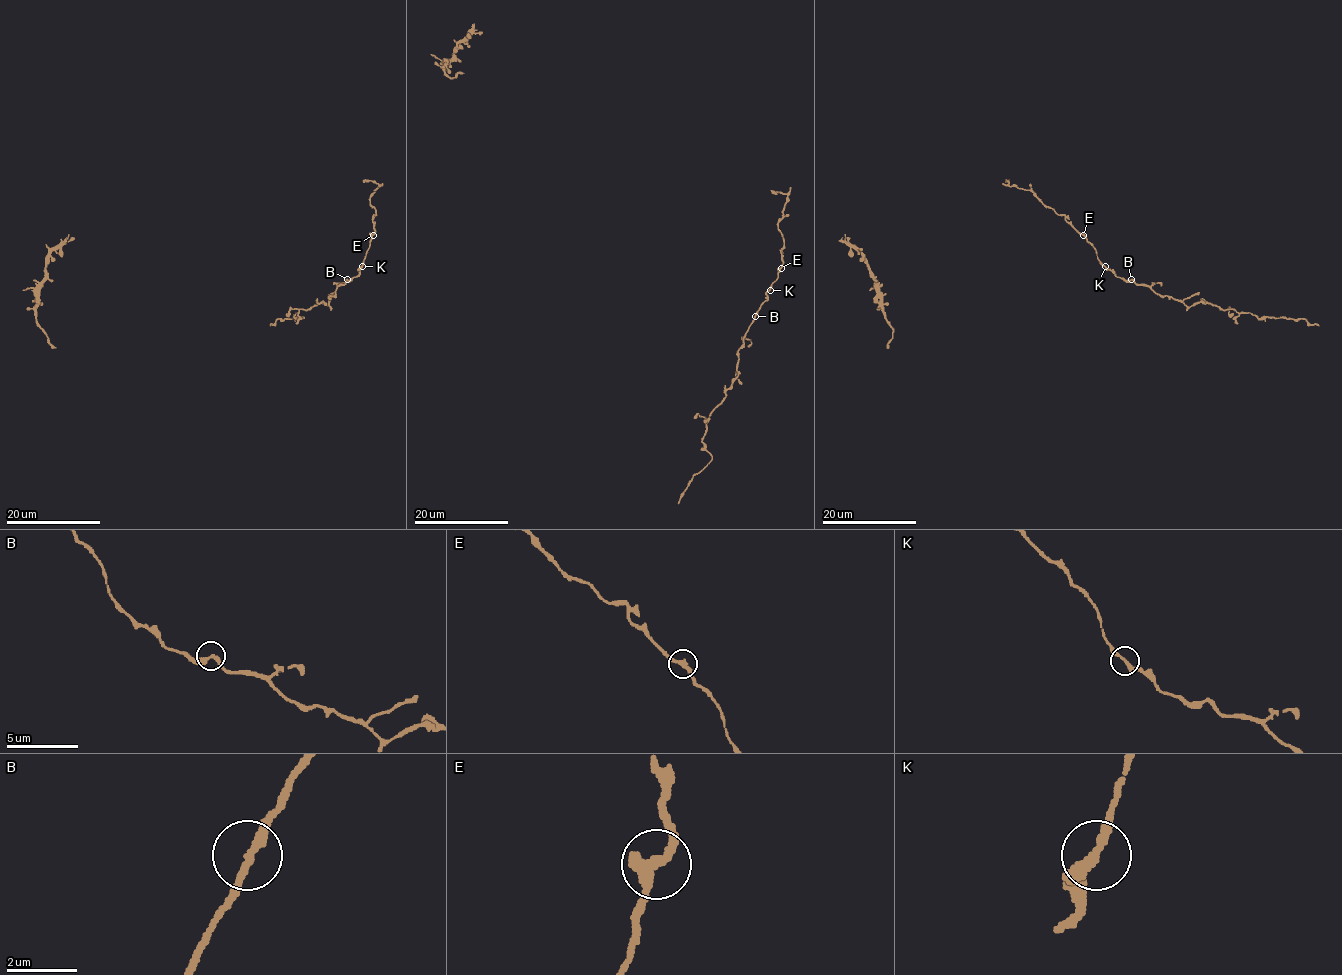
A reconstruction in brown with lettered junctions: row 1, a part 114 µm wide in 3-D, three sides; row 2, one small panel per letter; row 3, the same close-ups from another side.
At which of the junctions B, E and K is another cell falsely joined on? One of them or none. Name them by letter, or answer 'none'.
none

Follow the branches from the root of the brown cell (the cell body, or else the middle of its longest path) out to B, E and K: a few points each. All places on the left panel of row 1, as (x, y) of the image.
B: (363, 182), (379, 186), (370, 198), (376, 213), (375, 233), (359, 273), (346, 279)
E: (363, 182), (372, 181), (379, 186), (370, 198), (370, 205), (376, 213), (372, 219), (372, 234)
K: (363, 182), (372, 181), (379, 186), (370, 198), (370, 205), (376, 213), (372, 219), (375, 233), (362, 266)

